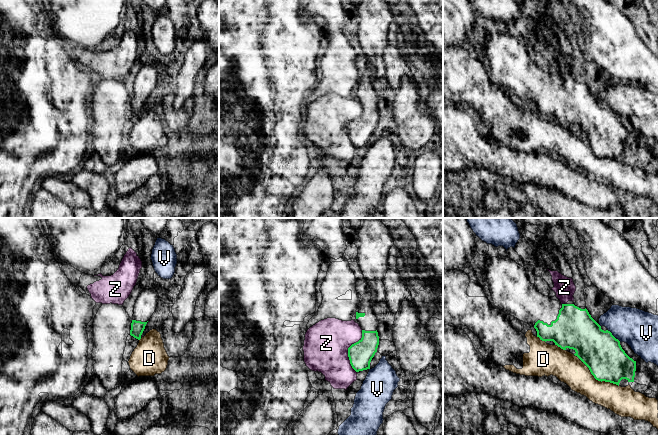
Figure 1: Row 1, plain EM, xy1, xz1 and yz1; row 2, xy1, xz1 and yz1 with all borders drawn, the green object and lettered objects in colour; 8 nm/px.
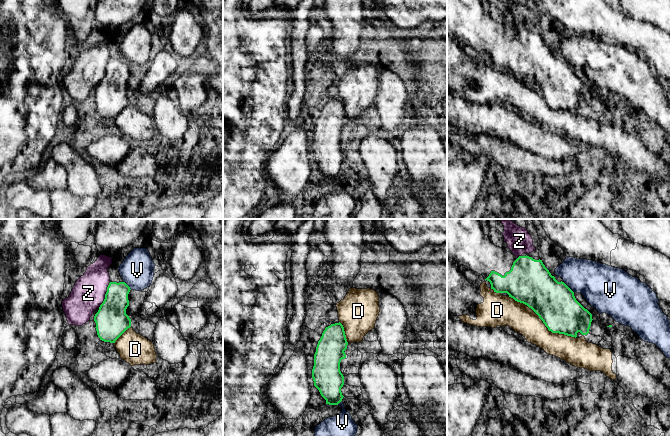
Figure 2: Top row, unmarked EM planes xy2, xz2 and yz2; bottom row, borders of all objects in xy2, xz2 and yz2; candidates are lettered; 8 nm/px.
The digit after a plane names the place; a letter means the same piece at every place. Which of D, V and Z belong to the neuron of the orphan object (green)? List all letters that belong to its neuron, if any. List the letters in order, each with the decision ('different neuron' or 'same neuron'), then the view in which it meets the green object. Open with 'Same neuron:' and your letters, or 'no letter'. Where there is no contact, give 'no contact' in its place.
Same neuron: no letter
D: different neuron; contact in yz2
V: different neuron; contact in yz1
Z: different neuron; contact in xz1

